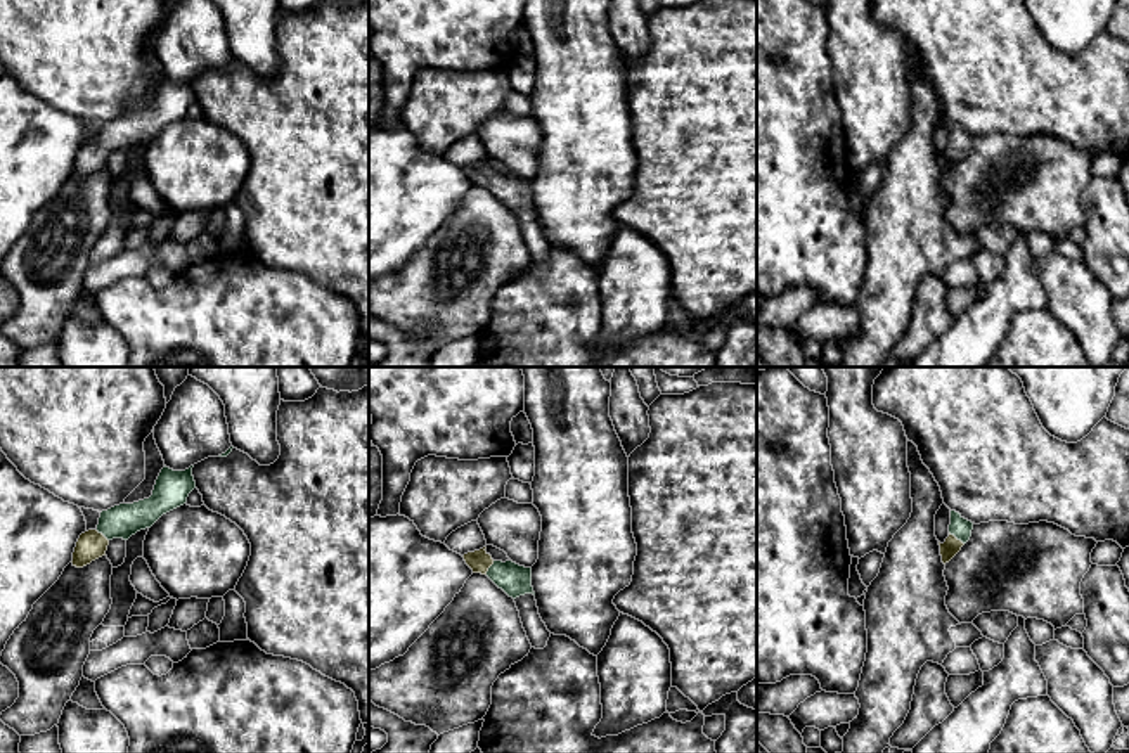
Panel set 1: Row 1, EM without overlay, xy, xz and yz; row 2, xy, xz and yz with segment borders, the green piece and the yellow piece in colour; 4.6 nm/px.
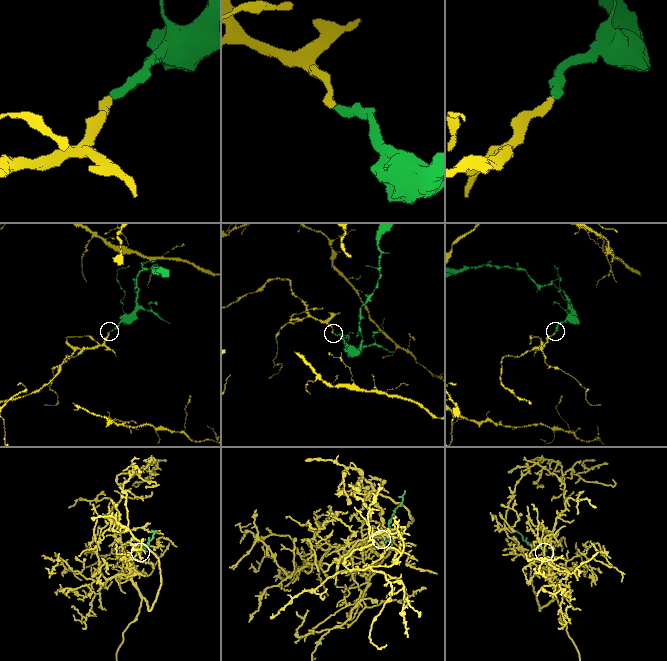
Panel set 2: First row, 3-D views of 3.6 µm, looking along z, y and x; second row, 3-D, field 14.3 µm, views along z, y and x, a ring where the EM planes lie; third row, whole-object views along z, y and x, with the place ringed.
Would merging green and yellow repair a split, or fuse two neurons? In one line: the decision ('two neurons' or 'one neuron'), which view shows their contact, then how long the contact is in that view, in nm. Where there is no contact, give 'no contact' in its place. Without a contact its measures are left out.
one neuron; contact in yz; length 90 nm

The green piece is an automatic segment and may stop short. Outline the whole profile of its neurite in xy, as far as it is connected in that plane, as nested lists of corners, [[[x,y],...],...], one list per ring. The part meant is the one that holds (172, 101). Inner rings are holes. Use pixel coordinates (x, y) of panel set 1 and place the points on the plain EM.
[[[165,78],[149,111],[102,123],[97,140],[80,147],[73,164],[73,178],[90,177],[106,168],[113,151],[128,152],[137,144],[151,140],[163,126],[184,118],[196,100],[192,80],[173,83]]]

